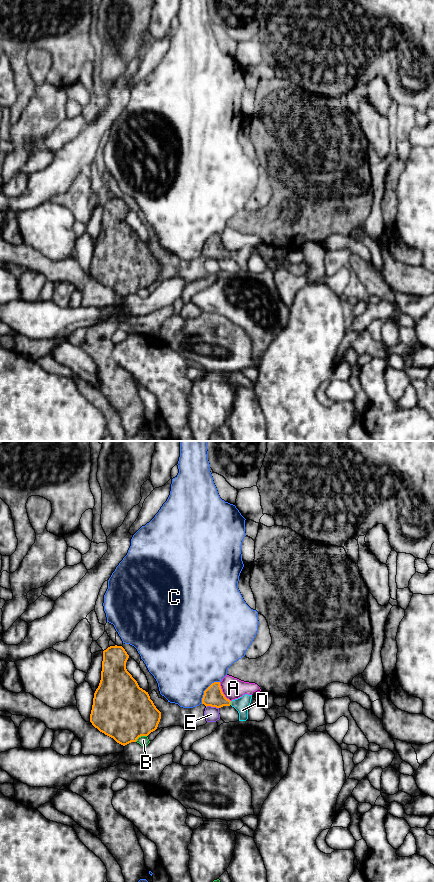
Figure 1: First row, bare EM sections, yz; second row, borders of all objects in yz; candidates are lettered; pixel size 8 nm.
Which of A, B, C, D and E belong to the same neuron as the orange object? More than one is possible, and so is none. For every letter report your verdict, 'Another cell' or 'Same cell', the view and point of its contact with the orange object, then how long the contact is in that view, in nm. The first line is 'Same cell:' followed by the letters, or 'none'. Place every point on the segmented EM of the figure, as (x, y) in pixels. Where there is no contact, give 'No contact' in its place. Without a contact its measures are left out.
Same cell: D
A: Another cell. Touches orange at yz (222, 692). Shared border 180 nm
B: Another cell. Touches orange at yz (140, 736). Shared border 110 nm
C: Another cell. Touches orange at yz (205, 690). Shared border 240 nm
D: Same cell. Touches orange at yz (230, 703). Shared border 30 nm
E: Another cell. Touches orange at yz (212, 706). Shared border 110 nm

